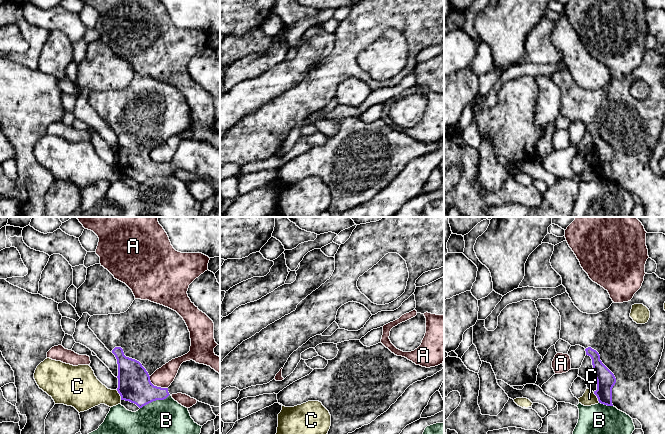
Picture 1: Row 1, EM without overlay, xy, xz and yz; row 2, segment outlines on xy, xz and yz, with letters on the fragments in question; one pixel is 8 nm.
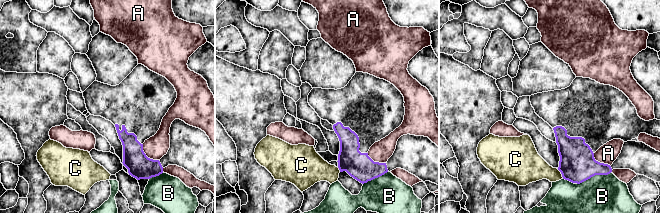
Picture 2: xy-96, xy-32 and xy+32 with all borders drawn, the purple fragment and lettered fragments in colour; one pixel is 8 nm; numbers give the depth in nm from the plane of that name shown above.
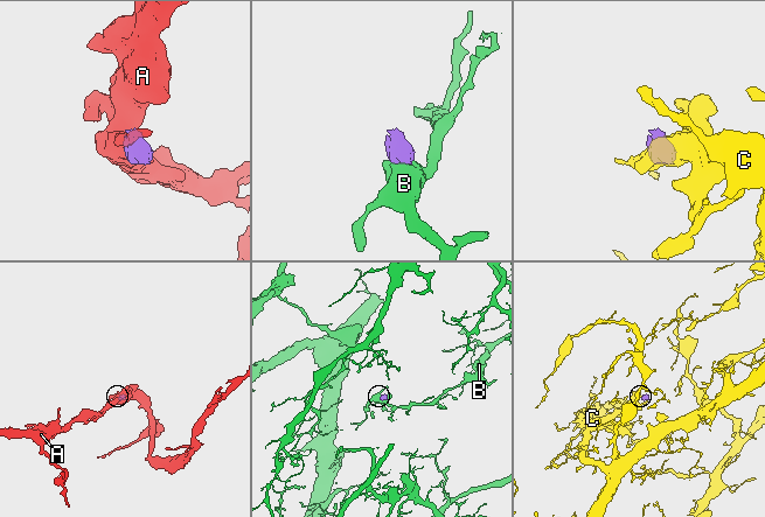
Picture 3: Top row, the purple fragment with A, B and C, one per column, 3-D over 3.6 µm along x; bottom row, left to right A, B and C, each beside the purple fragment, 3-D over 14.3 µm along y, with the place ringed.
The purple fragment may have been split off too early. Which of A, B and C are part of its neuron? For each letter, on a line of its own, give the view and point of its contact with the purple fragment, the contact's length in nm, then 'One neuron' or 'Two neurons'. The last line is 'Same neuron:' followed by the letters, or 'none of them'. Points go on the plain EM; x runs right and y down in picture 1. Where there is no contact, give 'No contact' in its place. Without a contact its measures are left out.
A: Touches purple at xy (156, 162). Shared border 180 nm. Two neurons
B: Touches purple at xy (154, 176). Shared border 260 nm. Two neurons
C: Touches purple at yz (597, 173). Shared border 100 nm. Two neurons
Same neuron: none of them

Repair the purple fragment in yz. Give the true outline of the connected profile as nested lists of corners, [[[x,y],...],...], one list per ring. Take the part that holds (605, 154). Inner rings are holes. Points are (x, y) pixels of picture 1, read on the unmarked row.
[[[655,49],[645,50],[641,64],[628,78],[612,79],[611,82],[597,90],[581,88],[572,78],[567,68],[550,75],[552,81],[561,92],[560,115],[571,122],[580,121],[585,124],[593,141],[593,151],[597,156],[594,170],[599,179],[614,182],[632,195],[637,195],[645,211],[645,217],[665,217],[665,176],[659,176],[650,167],[650,154],[655,150],[664,125],[665,114],[665,56]],[[634,80],[643,80],[650,87],[650,94],[645,100],[637,100],[630,93]]]

